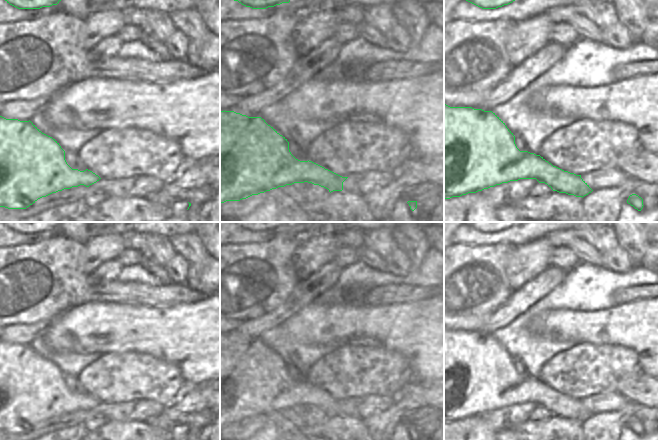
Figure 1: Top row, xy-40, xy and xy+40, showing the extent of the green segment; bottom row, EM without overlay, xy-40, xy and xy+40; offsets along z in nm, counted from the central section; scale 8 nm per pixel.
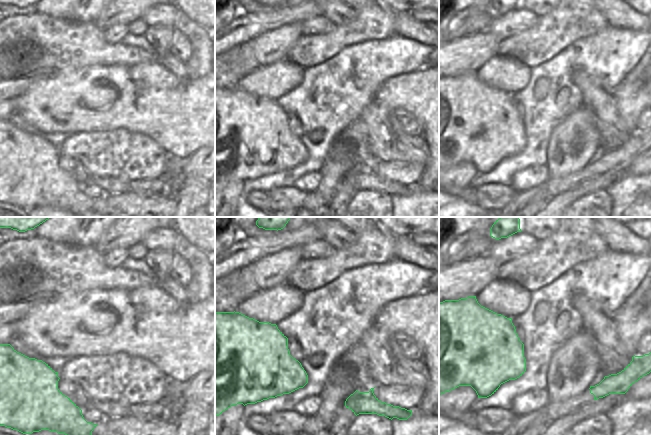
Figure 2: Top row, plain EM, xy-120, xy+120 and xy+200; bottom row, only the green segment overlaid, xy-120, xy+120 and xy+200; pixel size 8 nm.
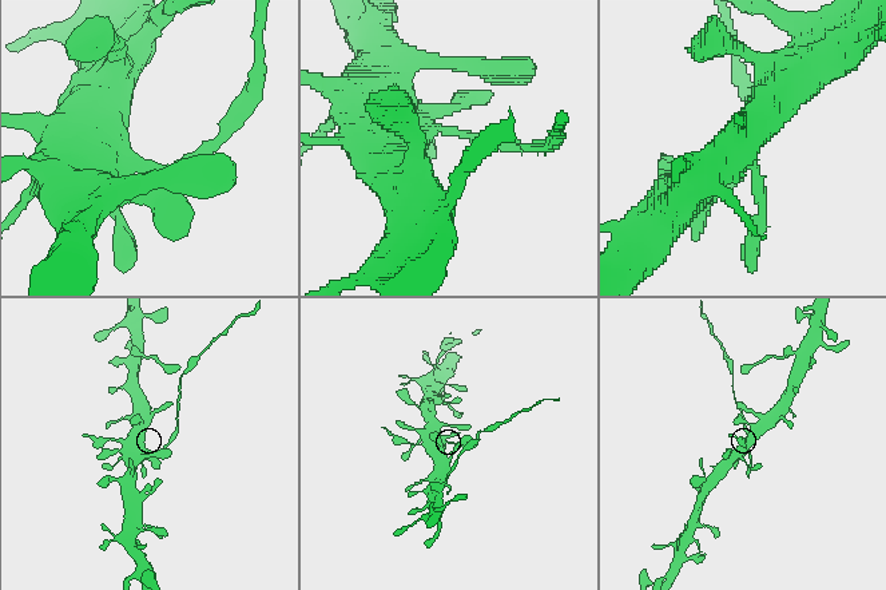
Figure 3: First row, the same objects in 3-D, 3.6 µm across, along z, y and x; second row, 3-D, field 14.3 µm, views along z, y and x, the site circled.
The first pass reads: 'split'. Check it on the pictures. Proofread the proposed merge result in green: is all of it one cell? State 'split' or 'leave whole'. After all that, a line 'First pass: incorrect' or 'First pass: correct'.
split
First pass: correct

